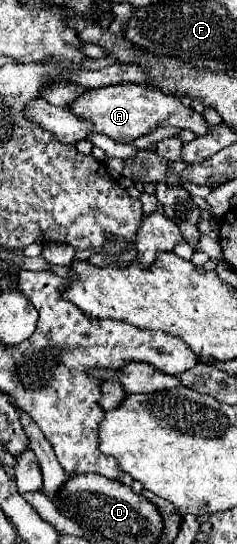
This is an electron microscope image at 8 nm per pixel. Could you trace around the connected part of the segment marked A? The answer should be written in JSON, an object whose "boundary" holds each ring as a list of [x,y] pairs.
{"boundary":[[[115,84],[97,90],[85,90],[85,94],[81,94],[81,98],[73,102],[69,110],[75,112],[79,118],[87,118],[93,124],[95,134],[105,134],[115,142],[133,142],[135,138],[163,126],[177,126],[183,130],[187,128],[199,136],[207,130],[203,114],[193,112],[189,106],[183,106],[179,98],[167,96],[161,90],[143,84]]]}

